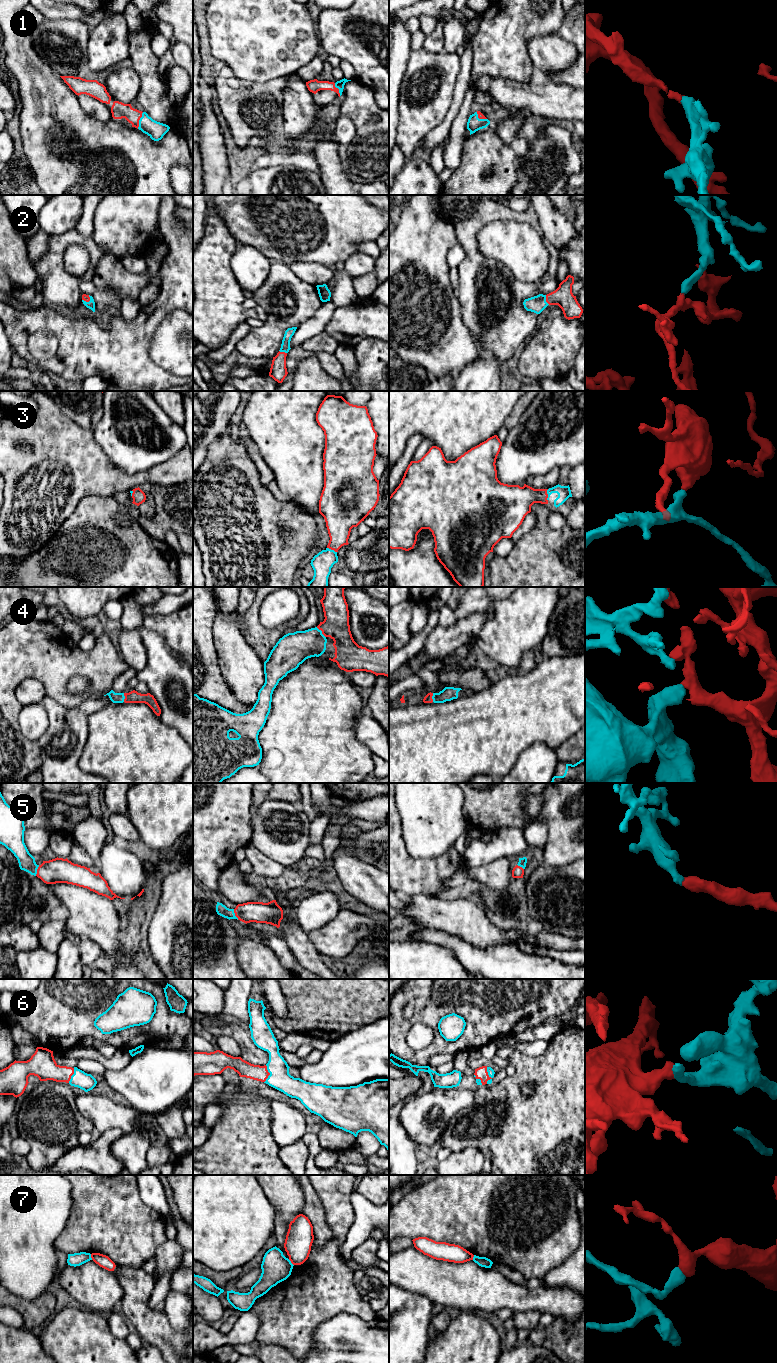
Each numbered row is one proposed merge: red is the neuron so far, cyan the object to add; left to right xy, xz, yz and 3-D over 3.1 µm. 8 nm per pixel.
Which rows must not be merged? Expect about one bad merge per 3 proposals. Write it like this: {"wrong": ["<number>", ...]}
{"wrong": ["7"]}

